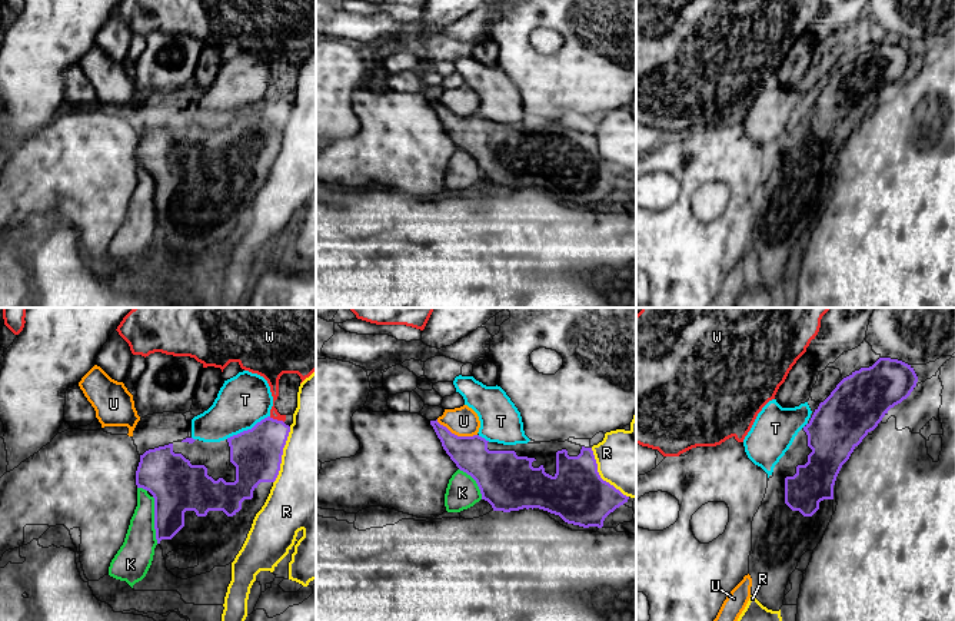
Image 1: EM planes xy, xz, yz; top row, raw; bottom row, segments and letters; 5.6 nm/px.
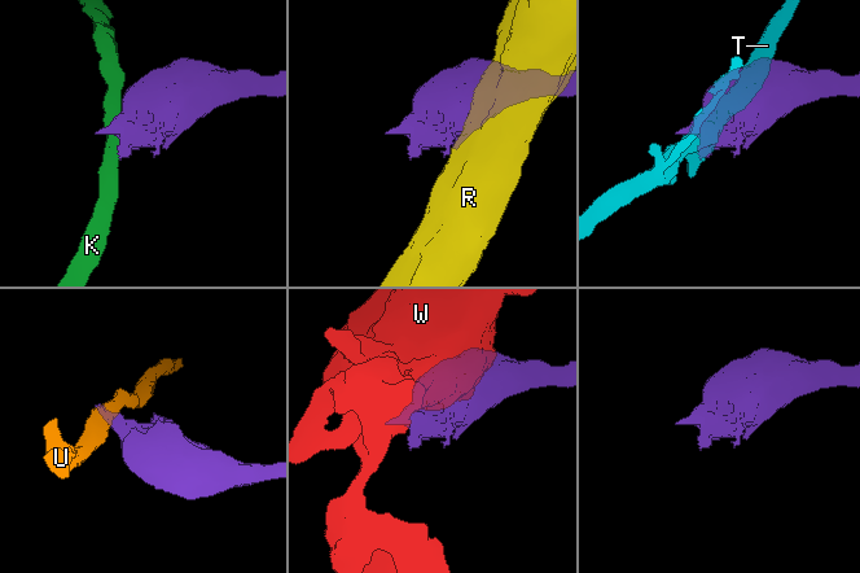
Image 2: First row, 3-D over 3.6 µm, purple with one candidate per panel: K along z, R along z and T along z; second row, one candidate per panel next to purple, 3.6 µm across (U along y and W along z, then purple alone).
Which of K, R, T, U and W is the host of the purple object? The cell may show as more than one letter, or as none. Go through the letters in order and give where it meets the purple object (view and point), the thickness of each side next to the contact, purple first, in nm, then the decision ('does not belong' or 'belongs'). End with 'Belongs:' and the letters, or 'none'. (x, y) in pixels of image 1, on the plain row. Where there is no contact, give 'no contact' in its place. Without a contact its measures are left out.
K: contact xy (155, 199); calibres 300 and 200 nm; does not belong
R: contact xz (599, 156); calibres 320 and 360 nm; does not belong
T: contact xy (248, 109); calibres 280 and 300 nm; does not belong
U: contact xz (456, 115); calibres 200 and 170 nm; does not belong
W: contact xy (276, 99); calibres 280 and 90 nm; does not belong
Belongs: none

